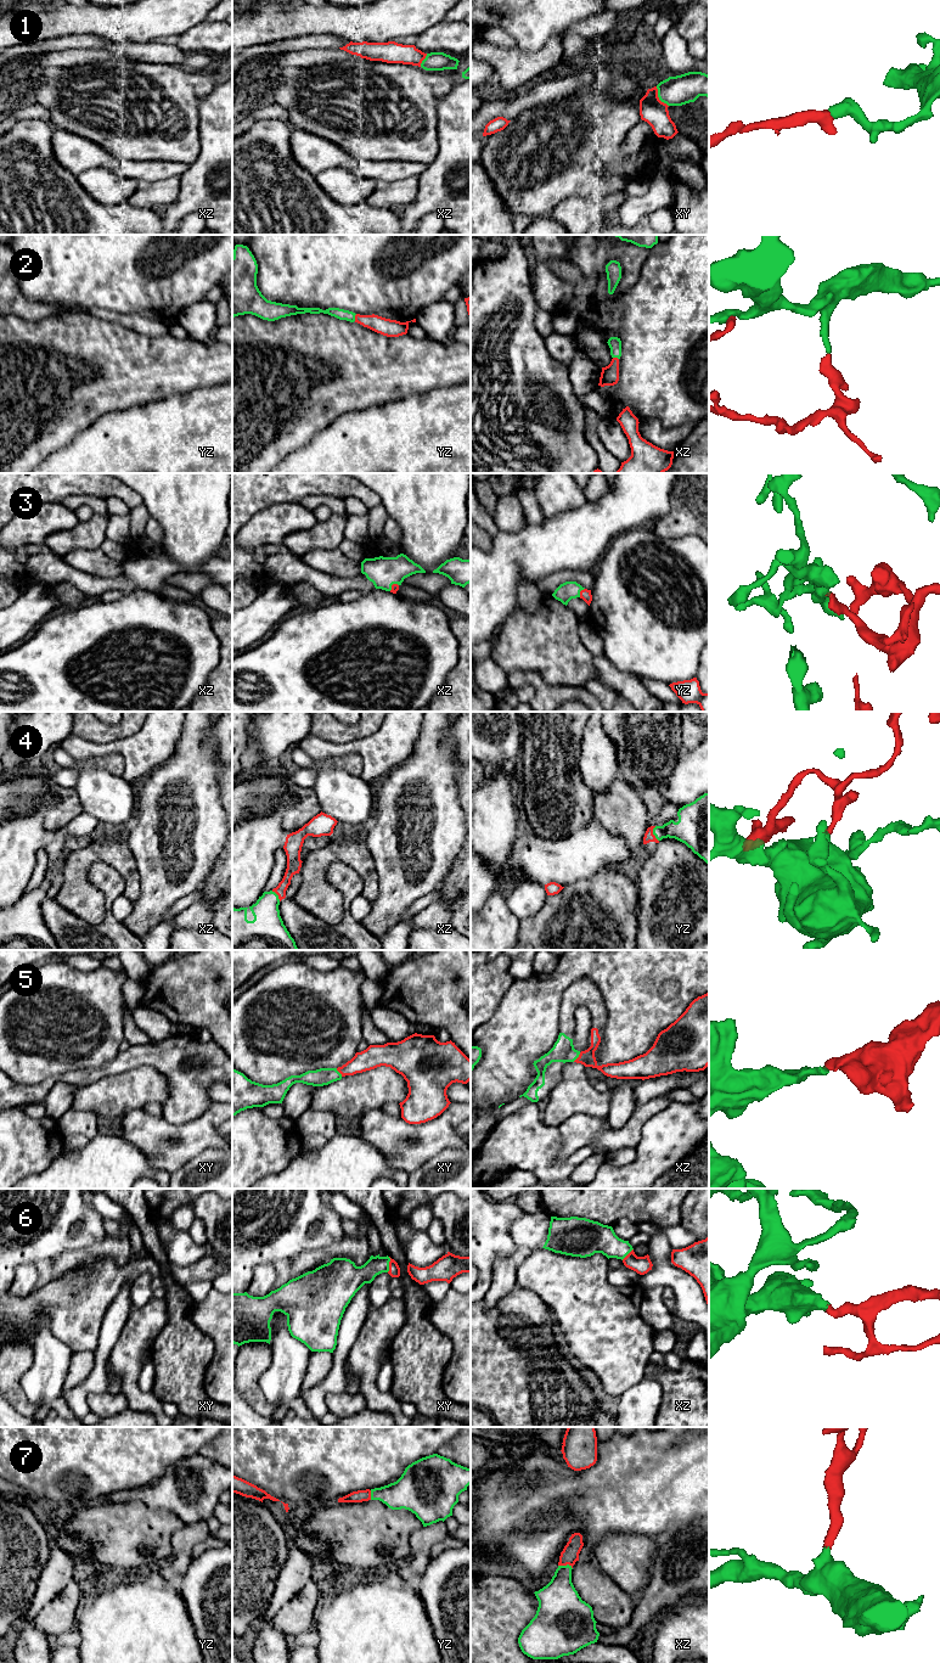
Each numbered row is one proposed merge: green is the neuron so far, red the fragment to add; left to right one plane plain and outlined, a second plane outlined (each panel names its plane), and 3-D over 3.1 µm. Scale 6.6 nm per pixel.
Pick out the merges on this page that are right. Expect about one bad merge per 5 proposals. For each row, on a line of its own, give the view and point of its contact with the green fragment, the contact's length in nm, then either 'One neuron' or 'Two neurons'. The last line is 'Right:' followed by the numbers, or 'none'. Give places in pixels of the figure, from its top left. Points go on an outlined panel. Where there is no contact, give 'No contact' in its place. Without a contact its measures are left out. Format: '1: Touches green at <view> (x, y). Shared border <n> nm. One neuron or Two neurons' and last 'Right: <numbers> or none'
1: Touches green at xy (658, 96). Shared border 160 nm. One neuron
2: Touches green at yz (354, 318). Shared border 50 nm. One neuron
3: Touches green at yz (579, 593). Shared border 70 nm. One neuron
4: Touches green at yz (653, 833). Shared border 110 nm. One neuron
5: Touches green at xz (577, 1057). Shared border 80 nm. One neuron
6: Touches green at xy (388, 1264). Shared border 110 nm. One neuron
7: Touches green at xz (567, 1565). Shared border 100 nm. One neuron
Right: 1, 2, 3, 4, 5, 6, 7

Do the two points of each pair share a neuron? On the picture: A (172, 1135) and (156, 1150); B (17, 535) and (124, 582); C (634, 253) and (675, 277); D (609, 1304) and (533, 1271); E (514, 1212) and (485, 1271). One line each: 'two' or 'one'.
A: one
B: one
C: two
D: one
E: one

